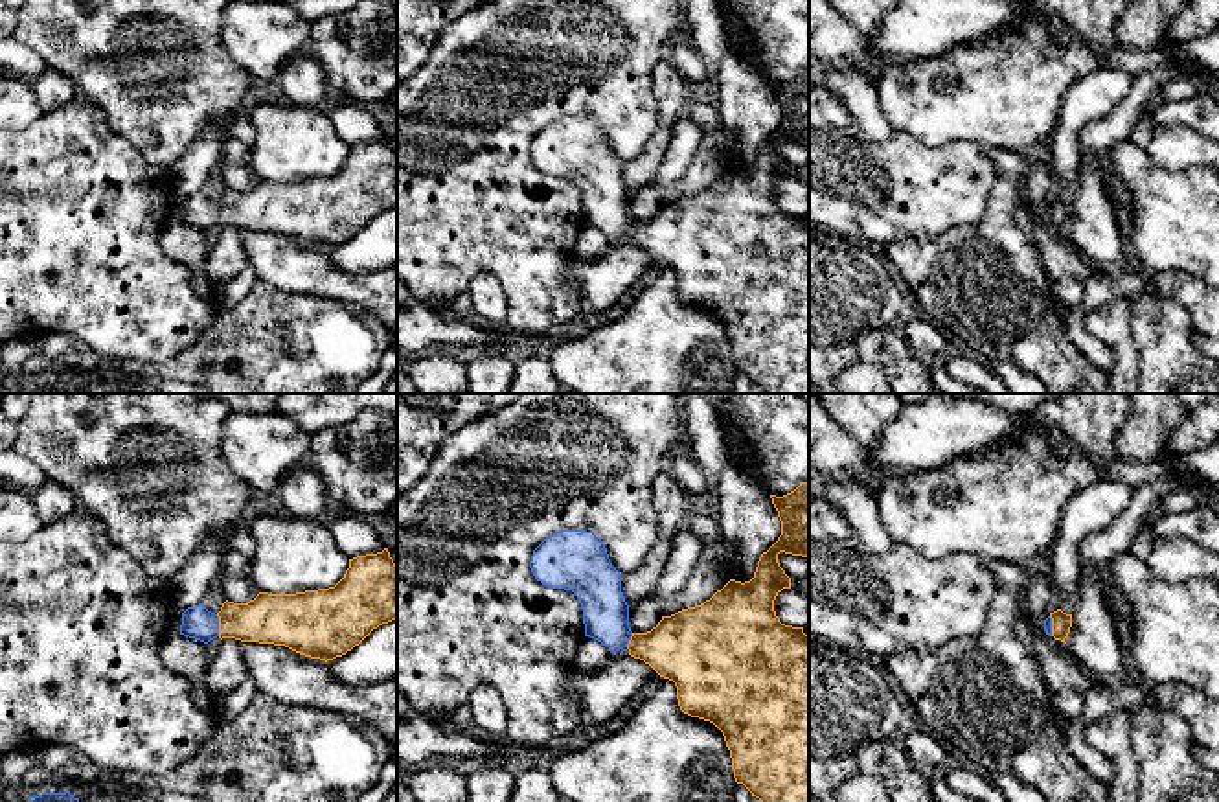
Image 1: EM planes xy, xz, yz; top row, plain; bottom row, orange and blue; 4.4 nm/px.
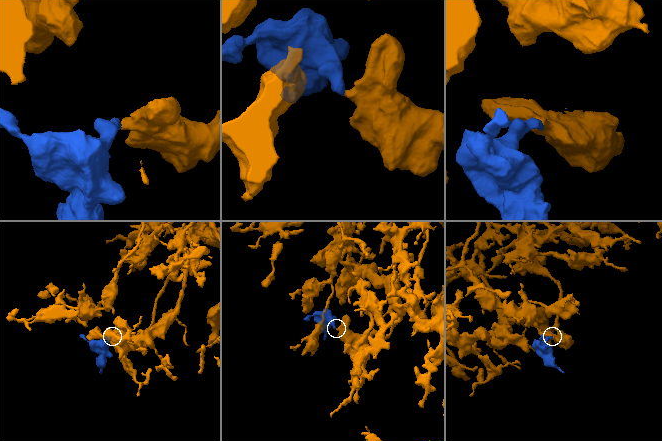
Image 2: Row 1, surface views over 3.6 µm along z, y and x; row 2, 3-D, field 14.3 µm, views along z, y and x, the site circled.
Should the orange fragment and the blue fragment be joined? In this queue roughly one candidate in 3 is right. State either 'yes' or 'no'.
yes

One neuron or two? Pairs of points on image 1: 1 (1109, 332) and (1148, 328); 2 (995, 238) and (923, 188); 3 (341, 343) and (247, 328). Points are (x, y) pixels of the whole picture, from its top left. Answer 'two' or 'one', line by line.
1: two
2: two
3: one

